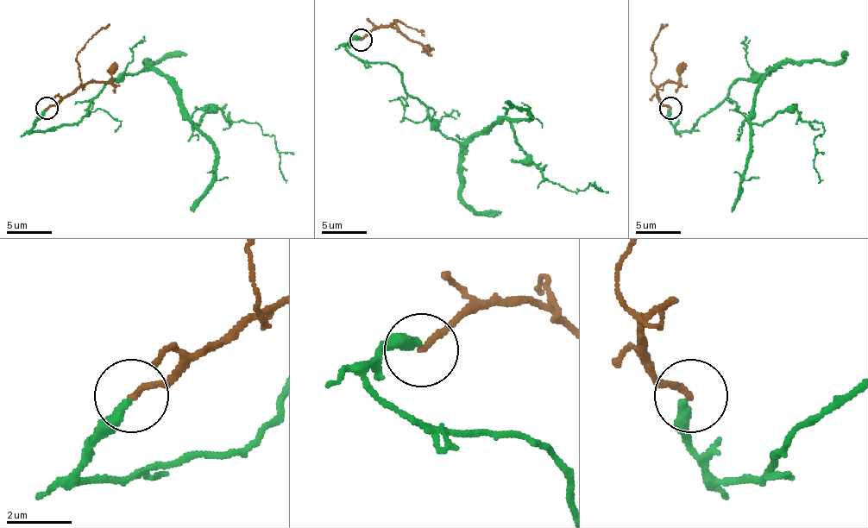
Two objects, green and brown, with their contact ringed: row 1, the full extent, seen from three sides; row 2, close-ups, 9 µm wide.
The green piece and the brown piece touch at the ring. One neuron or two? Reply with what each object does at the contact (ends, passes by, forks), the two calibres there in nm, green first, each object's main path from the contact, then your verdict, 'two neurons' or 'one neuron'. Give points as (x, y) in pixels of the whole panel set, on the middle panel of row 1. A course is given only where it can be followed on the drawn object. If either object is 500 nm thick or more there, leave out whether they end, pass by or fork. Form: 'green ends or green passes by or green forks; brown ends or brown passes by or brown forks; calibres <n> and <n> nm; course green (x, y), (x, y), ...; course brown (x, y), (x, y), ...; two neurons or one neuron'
green ends; brown ends; calibres 320 and 190 nm; course green (361, 39), (346, 46), (388, 61), (436, 127), (460, 142), (506, 118), (544, 176), (602, 192); course brown (361, 39), (377, 28), (393, 26), (395, 19), (391, 23), (402, 21), (424, 37); one neuron

